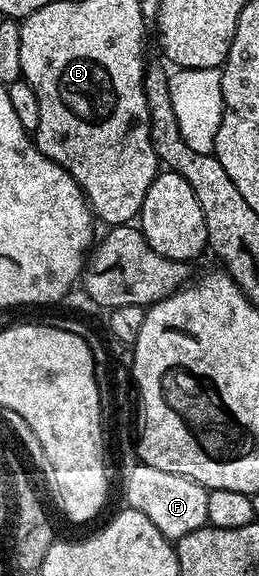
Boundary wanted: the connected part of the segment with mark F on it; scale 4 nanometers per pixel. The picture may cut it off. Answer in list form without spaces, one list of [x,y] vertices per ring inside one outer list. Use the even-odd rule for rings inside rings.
[[[138,462],[122,478],[122,494],[126,497],[125,505],[136,512],[144,512],[156,528],[165,538],[177,540],[188,536],[188,532],[196,532],[208,523],[208,496],[210,491],[205,486],[201,486],[196,480],[188,476],[176,476],[176,472],[164,472],[161,468],[148,468],[148,464]]]

